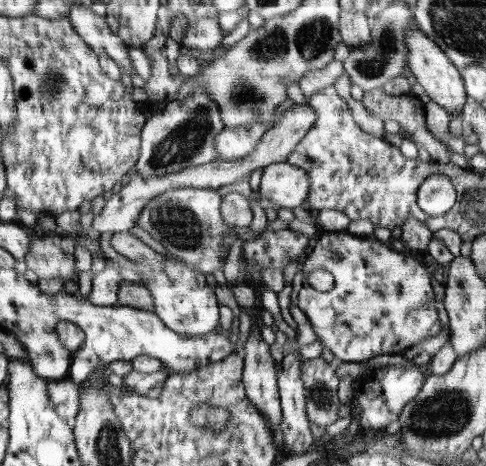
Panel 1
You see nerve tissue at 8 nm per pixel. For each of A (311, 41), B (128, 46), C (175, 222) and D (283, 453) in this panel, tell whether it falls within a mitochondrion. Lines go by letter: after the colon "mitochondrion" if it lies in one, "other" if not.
A: mitochondrion
B: other
C: mitochondrion
D: other

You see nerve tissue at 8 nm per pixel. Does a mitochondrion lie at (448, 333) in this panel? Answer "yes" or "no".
no

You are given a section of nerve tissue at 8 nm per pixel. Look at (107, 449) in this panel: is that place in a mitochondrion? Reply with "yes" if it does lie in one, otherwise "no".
yes

